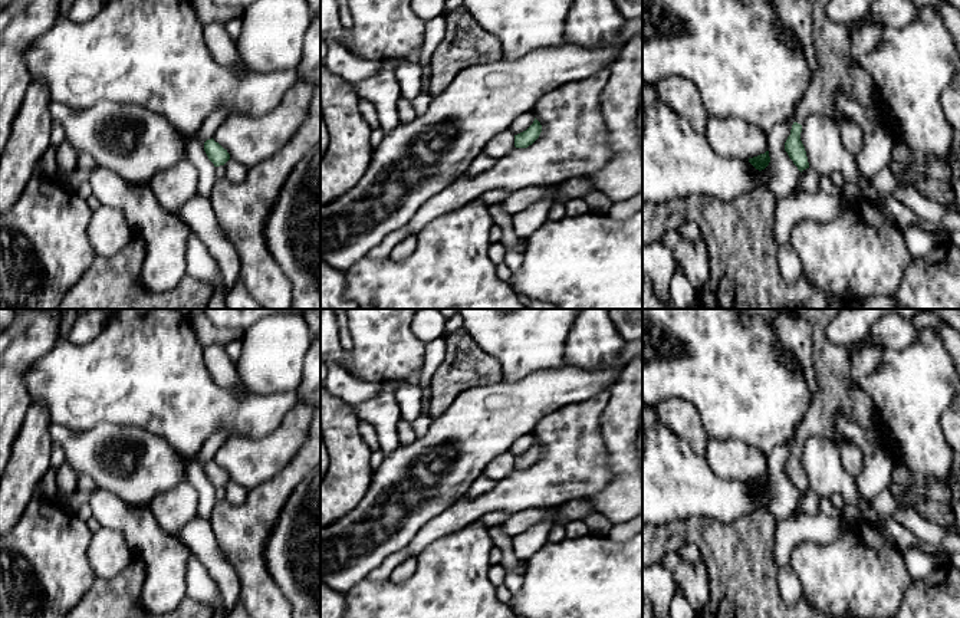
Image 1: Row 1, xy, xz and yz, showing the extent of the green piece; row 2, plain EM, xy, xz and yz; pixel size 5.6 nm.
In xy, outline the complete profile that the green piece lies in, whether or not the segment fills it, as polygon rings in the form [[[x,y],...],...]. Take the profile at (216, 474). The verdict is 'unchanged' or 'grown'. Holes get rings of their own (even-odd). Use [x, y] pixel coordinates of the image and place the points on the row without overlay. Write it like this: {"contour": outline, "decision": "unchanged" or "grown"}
{"contour": [[[213,460],[204,464],[204,473],[214,489],[224,487],[230,481],[230,476]]], "decision": "unchanged"}

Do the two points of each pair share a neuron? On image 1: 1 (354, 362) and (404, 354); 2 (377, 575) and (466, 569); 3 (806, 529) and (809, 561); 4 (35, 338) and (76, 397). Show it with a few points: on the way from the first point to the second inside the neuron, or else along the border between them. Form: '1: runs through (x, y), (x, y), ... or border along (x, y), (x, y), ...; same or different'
1: runs through (367, 360), (378, 354), (391, 354); same
2: border along (367, 578), (371, 581), (388, 581); different
3: border along (841, 533), (827, 543), (799, 542), (792, 564); different
4: border along (61, 339), (22, 377); different

